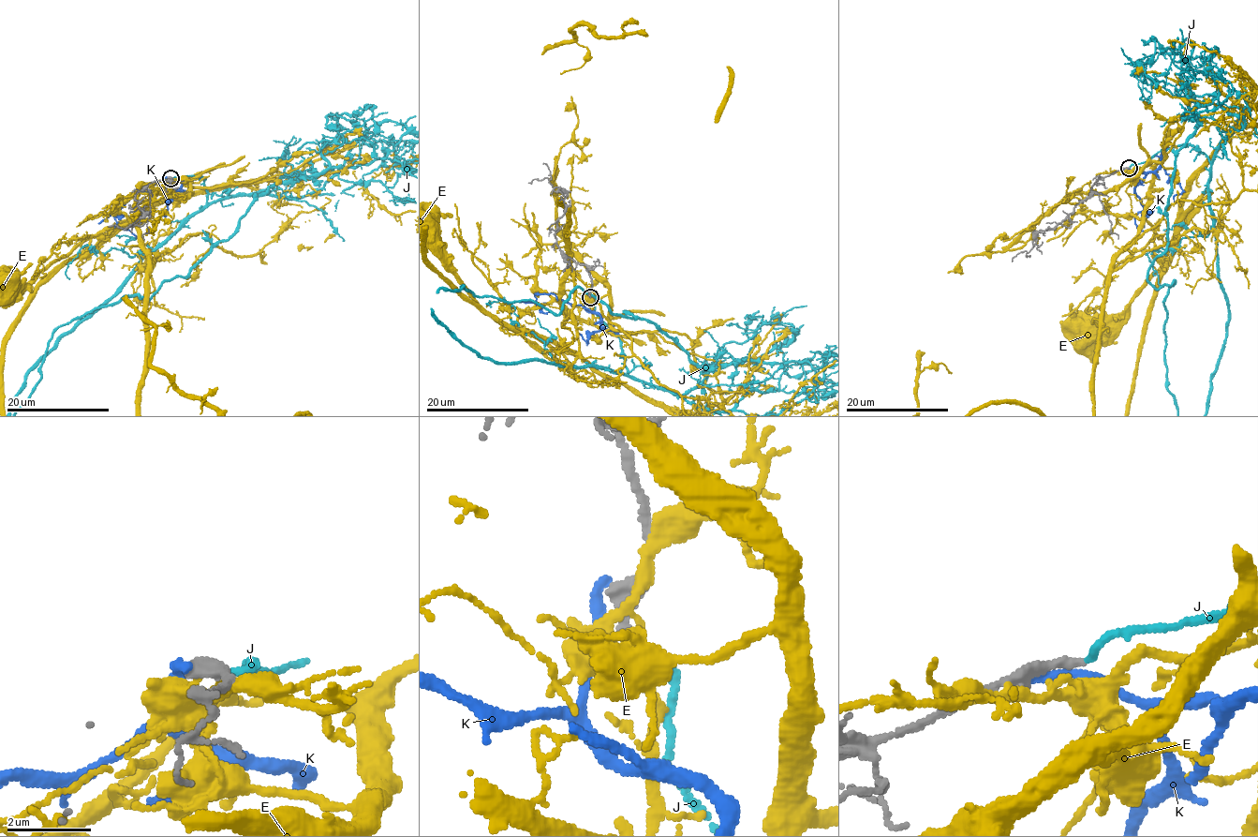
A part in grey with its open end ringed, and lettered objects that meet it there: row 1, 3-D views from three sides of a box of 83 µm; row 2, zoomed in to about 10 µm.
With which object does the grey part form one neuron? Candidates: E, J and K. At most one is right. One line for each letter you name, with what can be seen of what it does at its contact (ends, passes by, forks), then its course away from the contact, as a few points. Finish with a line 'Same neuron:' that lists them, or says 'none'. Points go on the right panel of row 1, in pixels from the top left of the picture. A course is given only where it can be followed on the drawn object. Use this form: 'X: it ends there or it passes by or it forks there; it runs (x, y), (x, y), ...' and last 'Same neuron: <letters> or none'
J: it ends there
Same neuron: J

